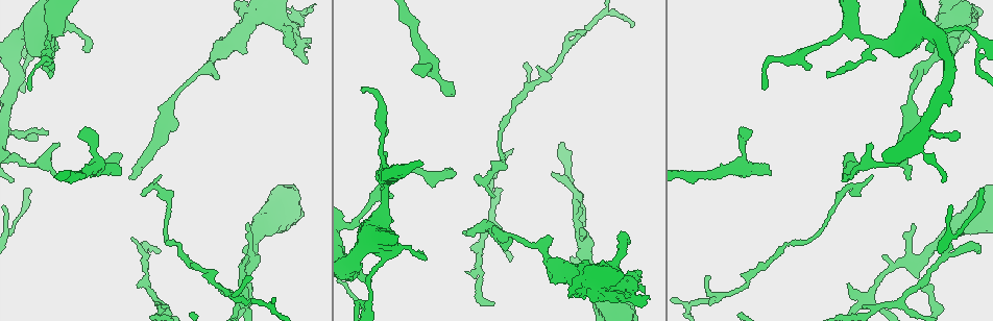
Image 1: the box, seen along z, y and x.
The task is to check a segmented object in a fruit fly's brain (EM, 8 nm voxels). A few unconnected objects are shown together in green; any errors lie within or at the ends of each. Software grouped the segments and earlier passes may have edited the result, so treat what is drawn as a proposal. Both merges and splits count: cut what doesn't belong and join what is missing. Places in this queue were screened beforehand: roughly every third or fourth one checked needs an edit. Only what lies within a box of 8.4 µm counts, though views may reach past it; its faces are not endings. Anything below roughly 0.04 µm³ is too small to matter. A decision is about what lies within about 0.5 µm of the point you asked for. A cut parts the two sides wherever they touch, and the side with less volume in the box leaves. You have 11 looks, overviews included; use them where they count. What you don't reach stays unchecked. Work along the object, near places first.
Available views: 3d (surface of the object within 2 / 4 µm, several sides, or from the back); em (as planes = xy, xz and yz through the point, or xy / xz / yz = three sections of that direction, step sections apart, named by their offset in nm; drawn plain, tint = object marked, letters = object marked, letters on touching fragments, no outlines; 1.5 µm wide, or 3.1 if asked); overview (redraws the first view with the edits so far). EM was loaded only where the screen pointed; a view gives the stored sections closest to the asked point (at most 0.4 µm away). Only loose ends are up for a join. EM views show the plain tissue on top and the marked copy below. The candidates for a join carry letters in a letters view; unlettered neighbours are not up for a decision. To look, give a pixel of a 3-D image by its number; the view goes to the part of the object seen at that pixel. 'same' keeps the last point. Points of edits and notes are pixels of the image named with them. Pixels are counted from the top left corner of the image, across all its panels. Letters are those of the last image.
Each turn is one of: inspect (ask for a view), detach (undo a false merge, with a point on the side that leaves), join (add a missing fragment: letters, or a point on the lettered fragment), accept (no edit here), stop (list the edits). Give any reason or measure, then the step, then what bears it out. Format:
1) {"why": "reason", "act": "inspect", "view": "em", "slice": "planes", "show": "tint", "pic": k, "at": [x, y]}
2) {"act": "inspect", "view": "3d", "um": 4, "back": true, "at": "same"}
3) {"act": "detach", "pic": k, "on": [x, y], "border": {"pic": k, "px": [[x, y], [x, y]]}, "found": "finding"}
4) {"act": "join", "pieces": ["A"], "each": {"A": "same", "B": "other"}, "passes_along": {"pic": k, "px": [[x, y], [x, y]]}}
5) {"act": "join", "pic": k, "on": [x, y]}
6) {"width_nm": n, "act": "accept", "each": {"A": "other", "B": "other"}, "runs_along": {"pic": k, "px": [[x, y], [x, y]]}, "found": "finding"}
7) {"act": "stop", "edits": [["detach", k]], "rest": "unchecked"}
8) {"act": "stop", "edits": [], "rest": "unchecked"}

{"why": "an open end", "act": "inspect", "view": "3d", "um": 2, "pic": 1, "at": [642, 271]}

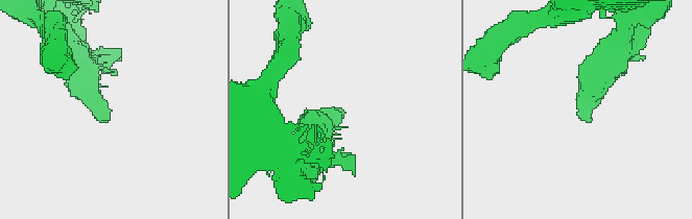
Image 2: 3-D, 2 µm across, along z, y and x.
{"act": "inspect", "view": "em", "slice": "planes", "show": "letters", "pic": 2, "at": [582, 119]}

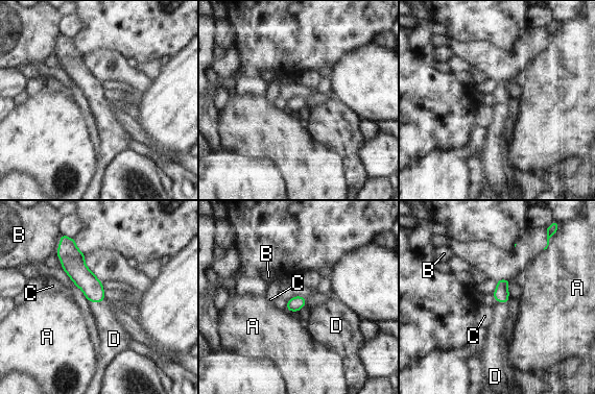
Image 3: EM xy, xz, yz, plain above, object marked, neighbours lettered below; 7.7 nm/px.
{"act": "join", "pieces": ["D"], "each": {"A": "other", "B": "other", "C": "other", "D": "same"}, "passes_along": {"pic": 3, "px": [[82, 277], [96, 301], [110, 330]]}, "found": "it goes on there"}

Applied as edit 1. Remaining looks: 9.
{"why": "branch stops here", "act": "inspect", "view": "em", "slice": "xz", "step": 4, "show": "tint", "pic": 1, "at": [581, 236]}

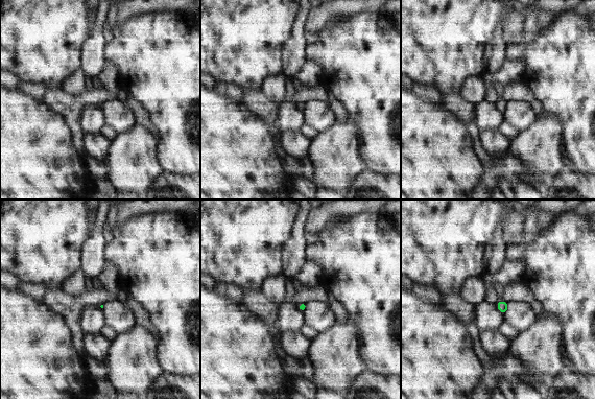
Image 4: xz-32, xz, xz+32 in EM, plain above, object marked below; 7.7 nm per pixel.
{"why": "another direction", "act": "inspect", "view": "em", "slice": "planes", "show": "letters", "at": "same"}

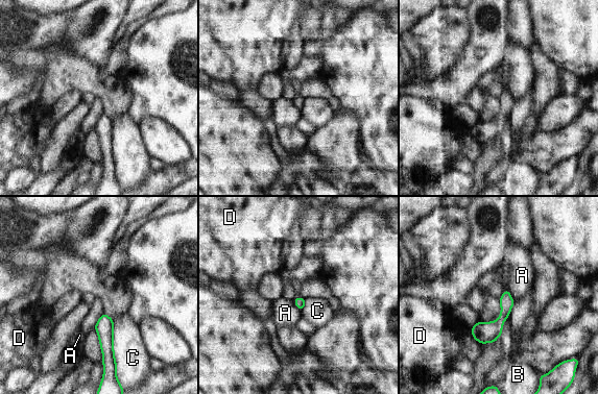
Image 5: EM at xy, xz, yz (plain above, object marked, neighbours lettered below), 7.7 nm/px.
{"act": "accept", "each": {"A": "other", "B": "other", "C": "other", "D": "other"}, "border": {"pic": 5, "px": [[292, 299], [293, 303], [302, 311]]}, "found": "none of them fits"}

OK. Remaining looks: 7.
{"why": "an open end", "act": "inspect", "view": "3d", "um": 2, "pic": 1, "at": [452, 96]}

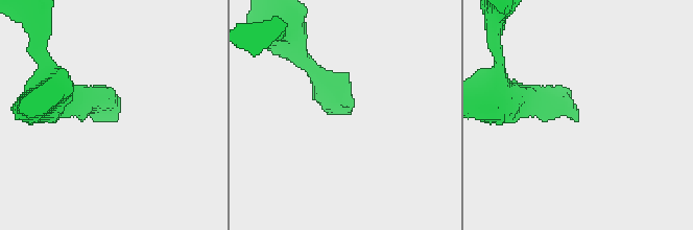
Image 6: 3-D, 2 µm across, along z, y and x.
{"why": "shape alone is not enough", "act": "inspect", "view": "em", "slice": "planes", "show": "letters", "pic": 6, "at": [348, 112]}

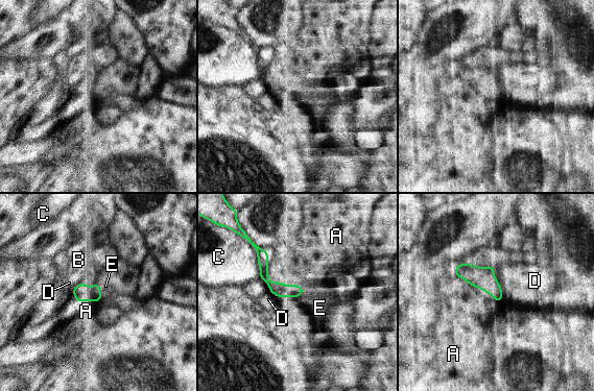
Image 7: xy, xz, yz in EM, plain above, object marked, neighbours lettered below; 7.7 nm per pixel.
{"act": "join", "pieces": ["E"], "each": {"A": "other", "B": "other", "C": "other", "D": "other", "E": "same"}, "passes_along": {"pic": 7, "px": [[81, 292], [100, 293], [105, 286]]}, "found": "it goes on there"}

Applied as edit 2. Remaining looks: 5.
{"why": "tapers out", "act": "inspect", "view": "em", "slice": "xz", "step": 8, "show": "tint", "pic": 1, "at": [49, 77]}

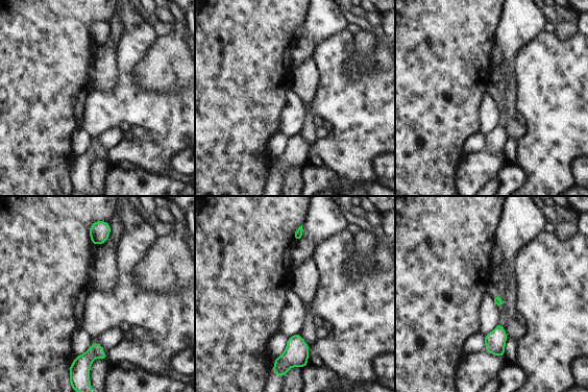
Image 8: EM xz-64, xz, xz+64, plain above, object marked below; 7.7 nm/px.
{"why": "cut it another way", "act": "inspect", "view": "em", "slice": "planes", "show": "letters", "at": "same"}

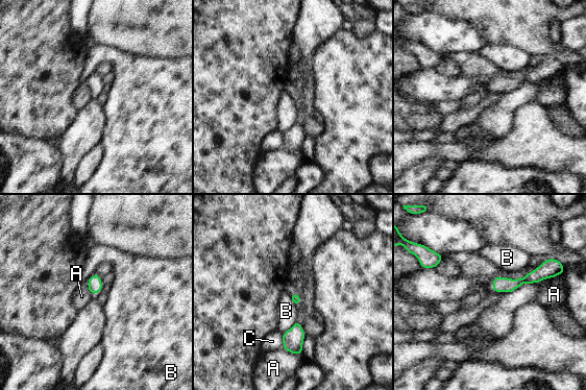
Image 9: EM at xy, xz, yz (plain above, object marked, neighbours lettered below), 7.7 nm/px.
{"act": "accept", "each": {"A": "other", "B": "other", "C": "other"}, "runs_along": {"pic": 9, "px": [[552, 274], [538, 274], [495, 288]]}, "found": "none of them fits"}

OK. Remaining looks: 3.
{"act": "stop", "edits": [["join", 3], ["join", 7]], "rest": "unchecked"}

